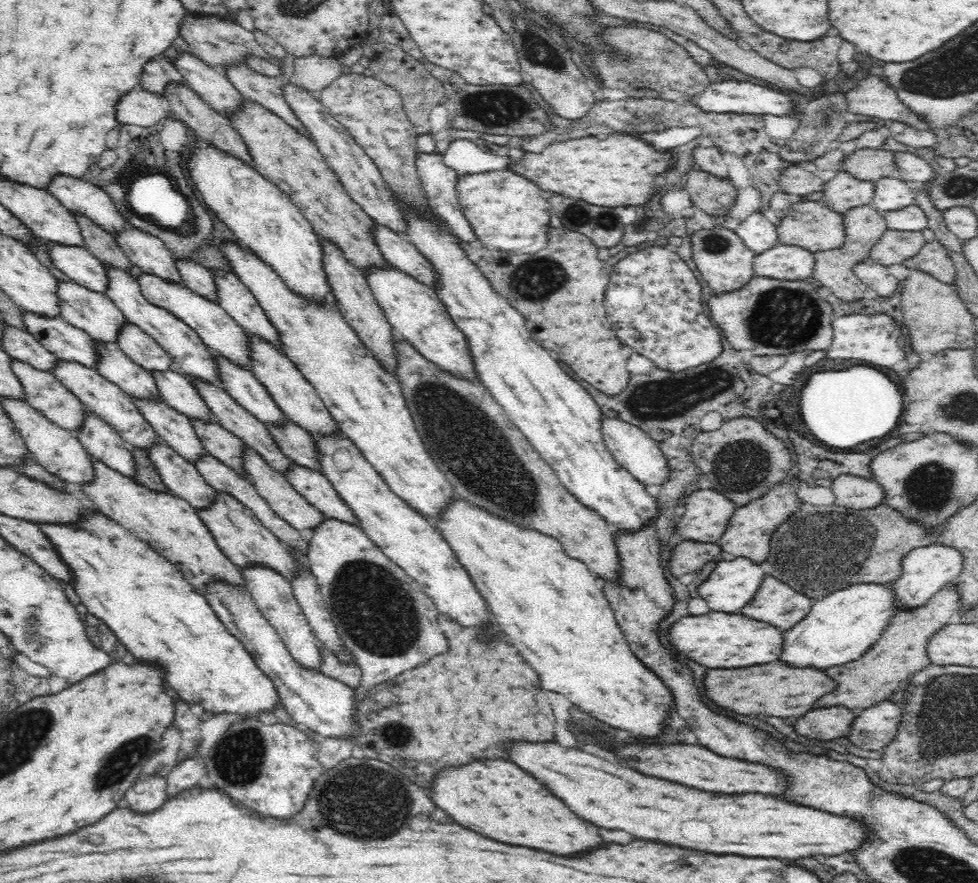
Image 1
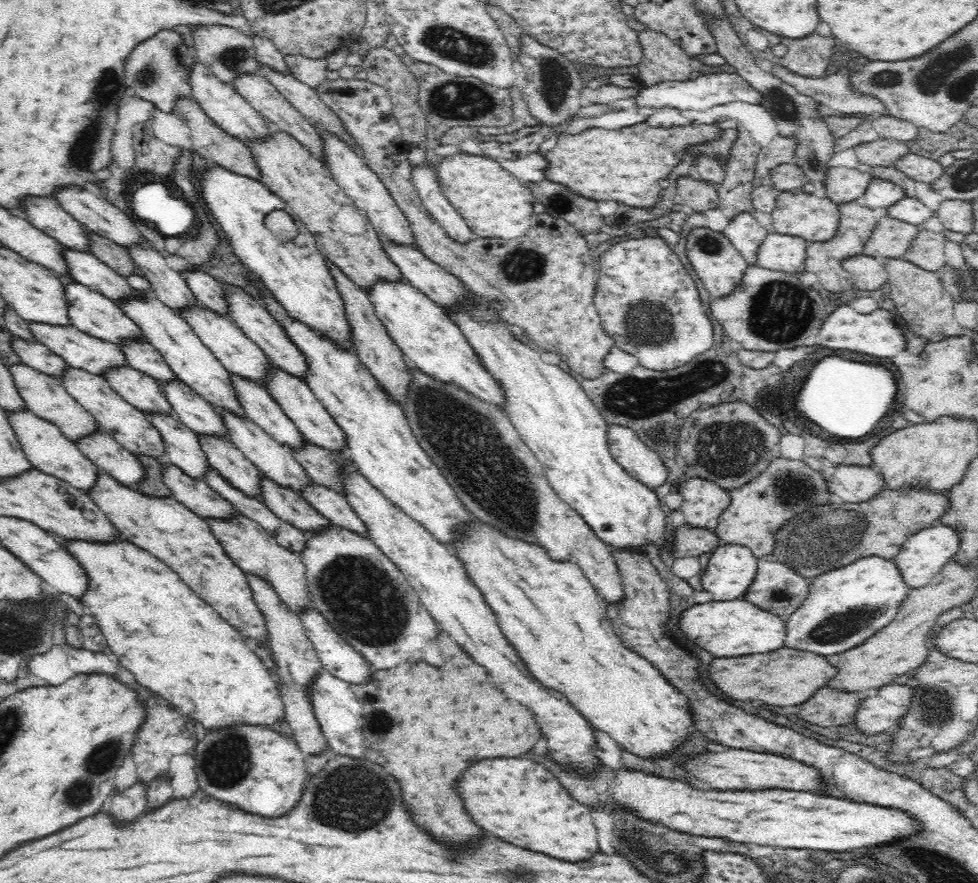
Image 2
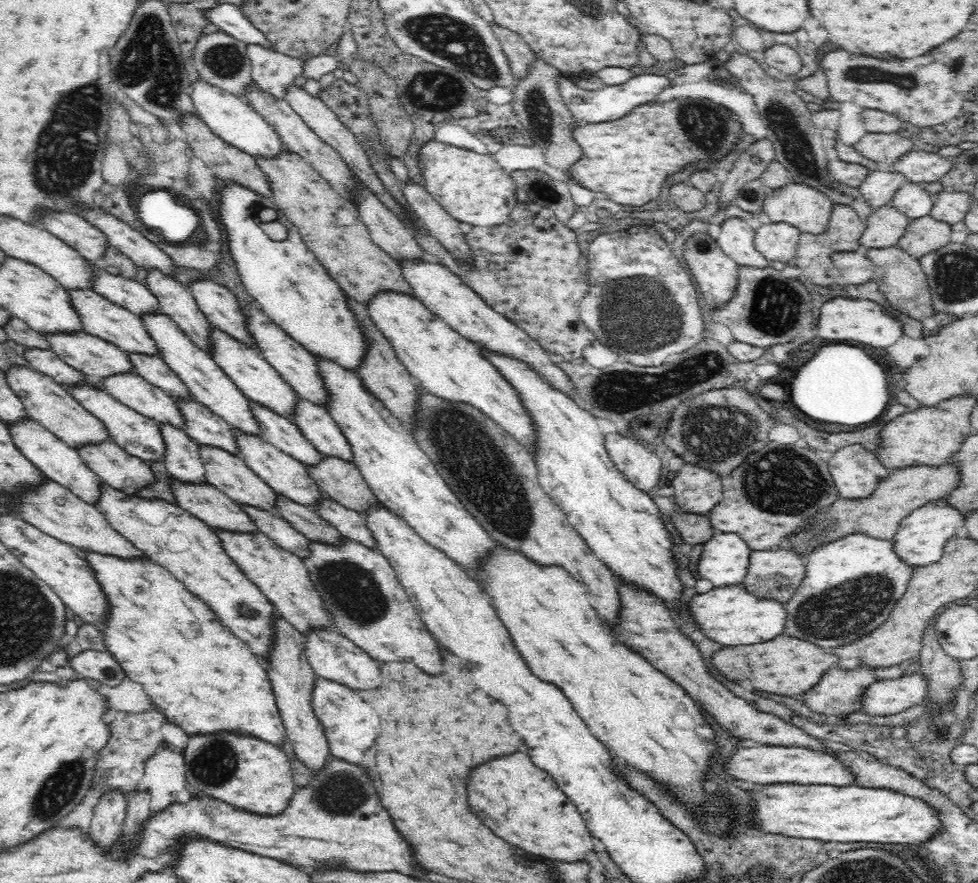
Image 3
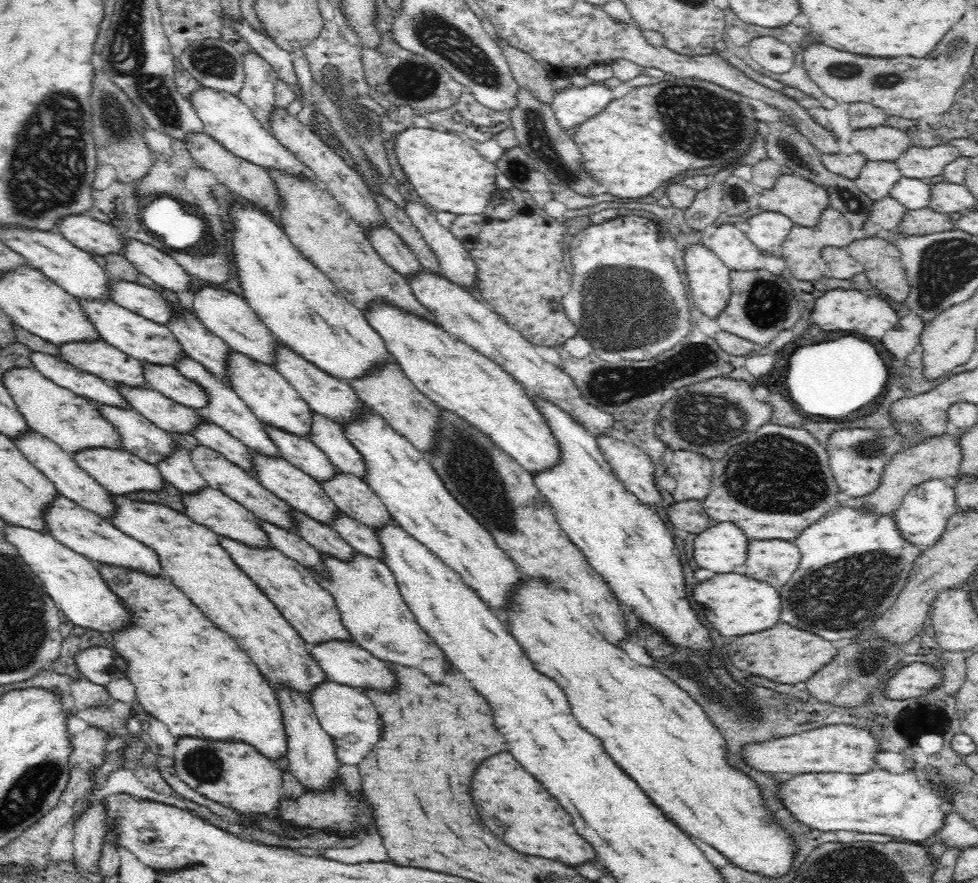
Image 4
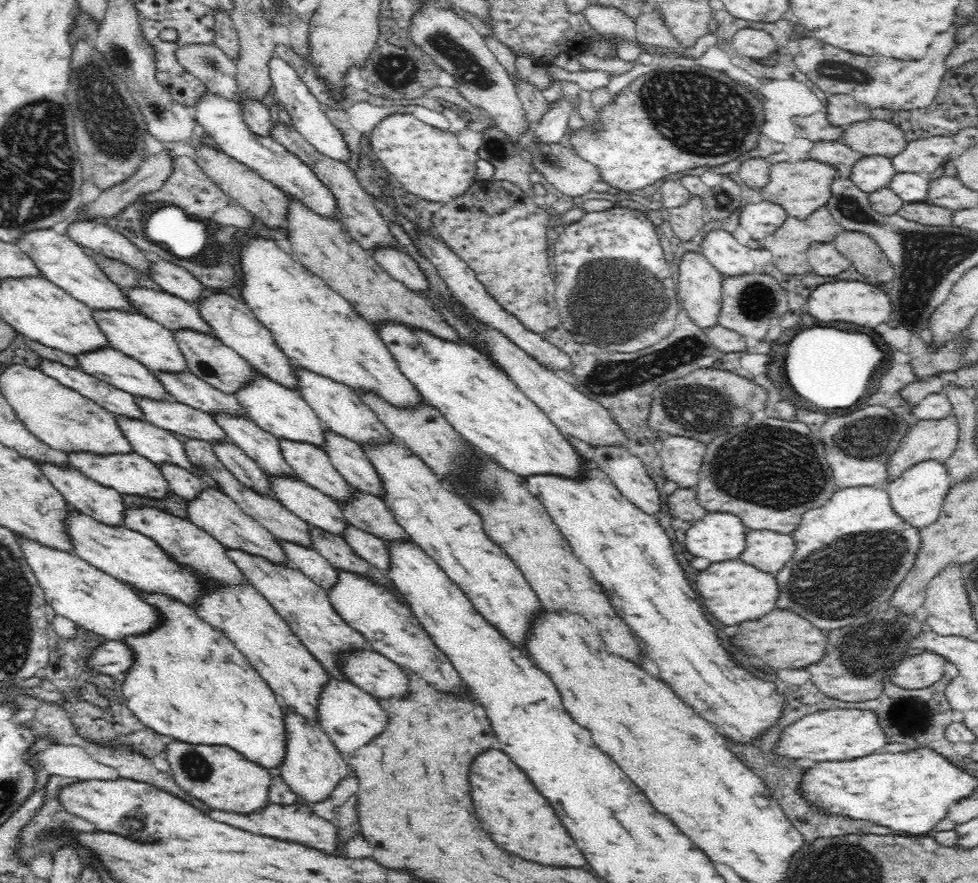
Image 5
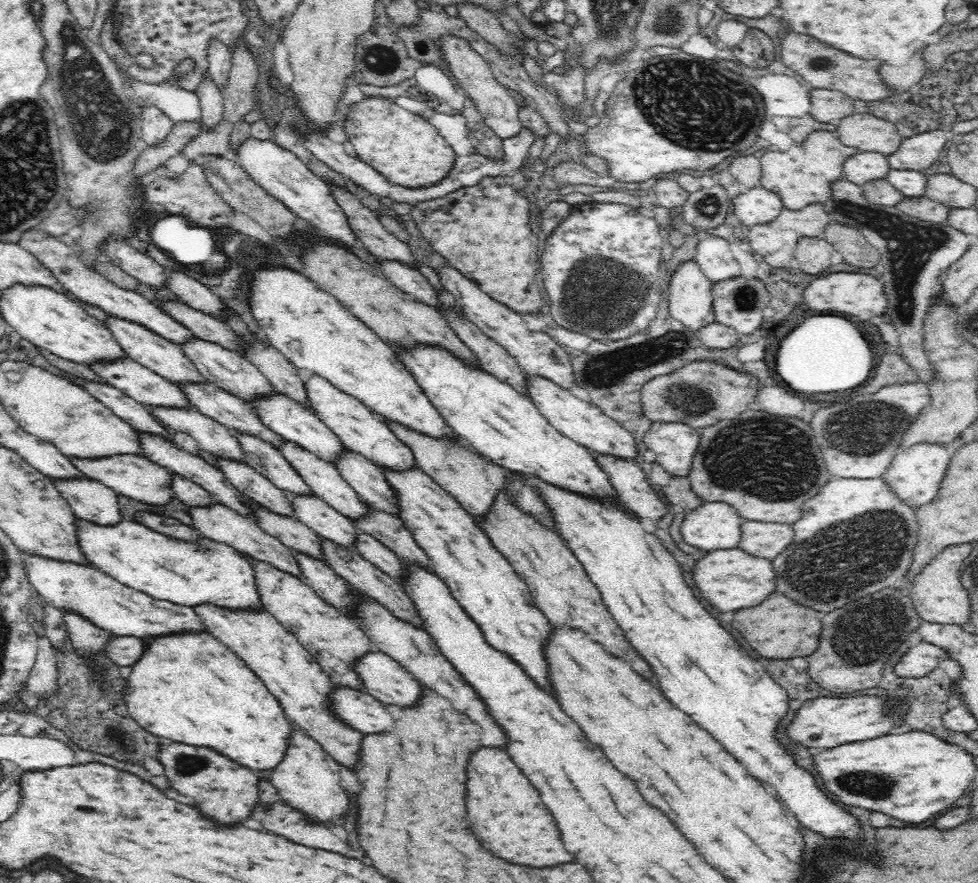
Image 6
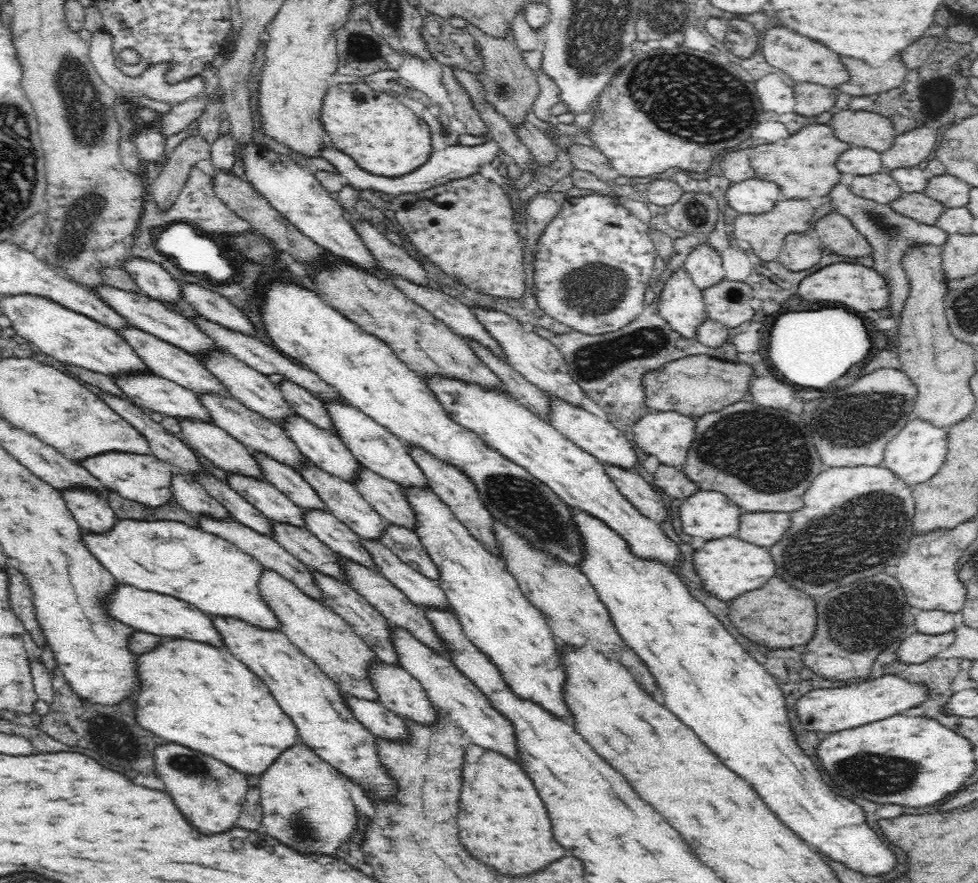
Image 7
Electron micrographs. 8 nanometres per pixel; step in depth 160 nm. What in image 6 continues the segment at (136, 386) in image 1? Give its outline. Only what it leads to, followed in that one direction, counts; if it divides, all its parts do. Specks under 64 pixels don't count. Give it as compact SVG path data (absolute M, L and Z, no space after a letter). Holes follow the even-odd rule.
M149 407L150 412L154 416L160 418L160 422L170 426L176 431L180 431L189 434L198 446L198 449L210 452L212 456L215 456L218 460L243 462L244 451L242 450L239 438L234 435L234 432L225 426L222 426L219 422L216 422L213 418L202 414L200 411L192 408L190 410L169 409Z

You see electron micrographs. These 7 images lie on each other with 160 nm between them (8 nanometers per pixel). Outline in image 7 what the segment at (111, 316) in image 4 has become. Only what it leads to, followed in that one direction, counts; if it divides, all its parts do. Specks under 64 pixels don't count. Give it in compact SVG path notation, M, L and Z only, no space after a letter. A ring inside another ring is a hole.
M129 326L127 329L118 331L118 333L123 335L124 340L130 344L136 354L140 355L142 361L150 367L153 374L167 378L169 381L175 382L197 395L217 394L218 396L230 396L228 387L194 355L188 354L168 342L160 341L160 338L156 338L153 334L148 334L148 332L136 327Z

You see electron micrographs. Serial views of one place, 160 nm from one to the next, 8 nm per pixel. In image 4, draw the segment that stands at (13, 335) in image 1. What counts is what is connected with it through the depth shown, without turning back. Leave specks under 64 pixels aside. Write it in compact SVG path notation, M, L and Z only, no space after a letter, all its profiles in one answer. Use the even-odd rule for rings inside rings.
M32 352L30 358L33 368L58 386L63 386L81 397L100 404L116 406L123 410L131 408L128 400L122 396L115 385L100 380L94 374L82 372L64 358L56 358L42 352Z

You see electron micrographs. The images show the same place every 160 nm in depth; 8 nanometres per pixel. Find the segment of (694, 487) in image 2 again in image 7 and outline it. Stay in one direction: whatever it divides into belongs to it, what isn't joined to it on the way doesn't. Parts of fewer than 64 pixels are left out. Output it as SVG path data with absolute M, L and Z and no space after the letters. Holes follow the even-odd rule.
M646 410L636 422L633 422L632 432L634 433L634 442L644 452L656 456L662 464L682 467L695 437L695 418L675 410L654 412Z

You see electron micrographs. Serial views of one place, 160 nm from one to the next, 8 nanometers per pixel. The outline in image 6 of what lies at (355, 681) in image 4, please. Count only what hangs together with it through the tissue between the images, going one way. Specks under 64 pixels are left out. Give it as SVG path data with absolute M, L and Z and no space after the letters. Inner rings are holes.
M382 652L360 657L354 666L366 692L379 702L396 706L414 706L422 696L422 686L399 662Z

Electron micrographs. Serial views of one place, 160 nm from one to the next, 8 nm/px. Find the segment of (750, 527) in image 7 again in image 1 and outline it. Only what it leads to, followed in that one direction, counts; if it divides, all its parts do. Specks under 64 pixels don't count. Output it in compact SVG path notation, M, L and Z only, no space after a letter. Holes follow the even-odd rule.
M775 574L764 575L756 594L741 611L785 631L804 618L812 602L806 593L792 588Z

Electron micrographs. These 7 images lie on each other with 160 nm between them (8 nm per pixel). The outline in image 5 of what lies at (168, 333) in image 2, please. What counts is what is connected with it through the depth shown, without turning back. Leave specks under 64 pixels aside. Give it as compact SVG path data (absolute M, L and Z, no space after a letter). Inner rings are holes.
M212 414L219 423L220 427L224 429L226 435L229 436L228 440L238 448L242 449L244 454L248 455L267 475L270 477L287 477L296 479L297 474L294 469L286 462L286 459L281 453L281 446L279 439L273 434L262 430L250 418L229 417L225 414Z

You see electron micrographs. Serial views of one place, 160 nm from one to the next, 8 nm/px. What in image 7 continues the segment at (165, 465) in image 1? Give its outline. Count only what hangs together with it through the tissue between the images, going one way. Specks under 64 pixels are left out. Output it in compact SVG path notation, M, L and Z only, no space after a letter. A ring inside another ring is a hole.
M201 516L198 520L198 526L200 526L202 530L208 530L208 532L212 532L212 534L216 534L216 536L231 542L246 554L251 554L254 559L264 565L264 568L277 572L282 578L289 580L306 596L309 596L320 603L324 603L324 593L322 593L322 589L318 587L318 583L316 583L315 575L312 574L312 570L303 562L300 562L293 554L284 550L272 536L260 534L232 518L228 521L220 521Z

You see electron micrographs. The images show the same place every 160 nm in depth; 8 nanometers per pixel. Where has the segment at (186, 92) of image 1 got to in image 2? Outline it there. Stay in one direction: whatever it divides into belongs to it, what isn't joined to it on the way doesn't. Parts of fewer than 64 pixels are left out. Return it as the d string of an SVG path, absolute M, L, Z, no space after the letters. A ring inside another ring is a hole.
M180 98L180 100L175 102L173 113L179 119L182 119L189 128L190 140L192 141L191 149L196 150L209 165L229 170L234 174L251 178L256 182L261 182L261 174L250 147L236 140L236 138L229 137L223 130L220 130L214 124L214 121L206 116L206 113L195 100Z

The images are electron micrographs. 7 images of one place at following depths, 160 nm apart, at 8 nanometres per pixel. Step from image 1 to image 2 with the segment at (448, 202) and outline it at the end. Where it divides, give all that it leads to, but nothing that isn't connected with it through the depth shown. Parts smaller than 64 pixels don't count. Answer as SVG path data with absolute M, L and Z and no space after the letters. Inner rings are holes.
M423 164L413 167L411 181L420 203L430 213L432 219L440 225L440 229L450 239L467 243L473 232L466 225L464 218L448 203L448 200L441 193L433 166Z

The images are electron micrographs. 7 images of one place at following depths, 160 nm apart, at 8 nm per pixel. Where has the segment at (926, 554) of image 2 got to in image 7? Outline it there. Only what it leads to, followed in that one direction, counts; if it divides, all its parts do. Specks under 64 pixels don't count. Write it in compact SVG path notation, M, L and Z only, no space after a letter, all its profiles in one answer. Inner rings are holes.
M914 414L902 426L902 430L889 440L883 450L881 465L896 471L910 486L931 477L940 468L947 453L947 429Z

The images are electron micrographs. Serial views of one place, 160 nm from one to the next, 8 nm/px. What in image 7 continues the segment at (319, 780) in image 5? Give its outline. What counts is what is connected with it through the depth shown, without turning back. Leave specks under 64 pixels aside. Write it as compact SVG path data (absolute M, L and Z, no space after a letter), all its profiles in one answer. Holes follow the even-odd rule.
M294 746L280 754L280 758L260 774L257 786L264 834L298 854L334 856L338 844L343 847L346 838L358 828L358 812L346 791L346 782L336 768L304 746ZM298 828L308 828L308 834L300 834Z

